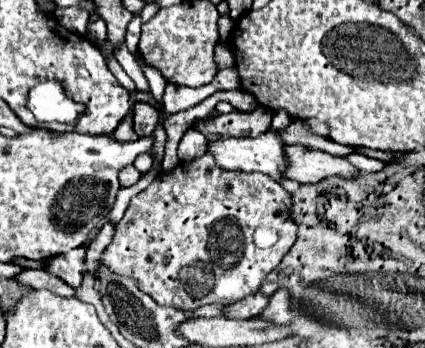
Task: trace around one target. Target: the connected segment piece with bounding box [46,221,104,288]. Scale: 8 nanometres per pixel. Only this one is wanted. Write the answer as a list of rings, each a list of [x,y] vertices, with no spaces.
[[[100,221],[96,228],[94,228],[88,240],[84,243],[84,246],[72,250],[72,252],[66,252],[64,256],[54,256],[50,258],[46,270],[52,274],[52,276],[58,276],[60,280],[64,280],[68,286],[72,288],[78,288],[82,284],[82,278],[86,274],[84,270],[84,256],[86,256],[86,248],[90,245],[92,240],[96,237],[99,230],[103,226],[103,221]]]

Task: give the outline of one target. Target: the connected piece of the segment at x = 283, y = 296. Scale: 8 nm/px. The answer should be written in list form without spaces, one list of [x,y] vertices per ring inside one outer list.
[[[280,288],[280,290],[276,290],[276,294],[272,294],[270,304],[262,316],[270,318],[270,320],[282,320],[282,318],[288,320],[288,304],[290,304],[290,290]]]

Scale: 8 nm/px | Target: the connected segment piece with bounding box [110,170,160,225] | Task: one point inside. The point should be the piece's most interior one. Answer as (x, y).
(123, 198)

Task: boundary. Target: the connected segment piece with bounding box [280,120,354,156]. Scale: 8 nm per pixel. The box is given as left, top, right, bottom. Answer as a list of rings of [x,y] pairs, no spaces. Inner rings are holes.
[[[294,120],[282,134],[282,140],[286,144],[304,144],[304,146],[310,146],[310,148],[318,148],[318,150],[324,150],[324,152],[330,152],[334,156],[348,156],[354,152],[352,146],[342,146],[330,138],[324,138],[324,136],[318,136],[316,132],[310,130],[310,126],[302,120]]]

